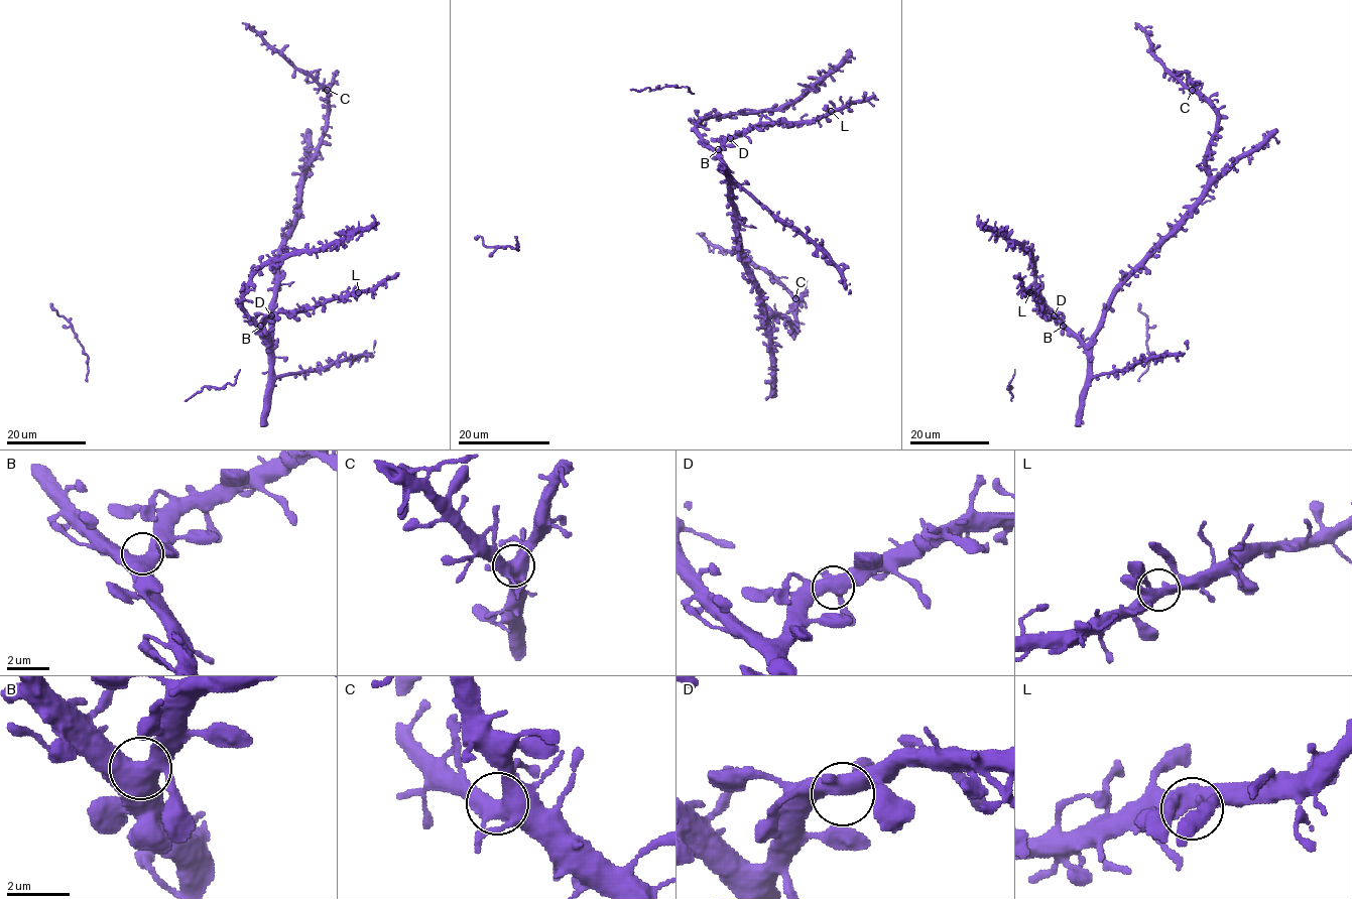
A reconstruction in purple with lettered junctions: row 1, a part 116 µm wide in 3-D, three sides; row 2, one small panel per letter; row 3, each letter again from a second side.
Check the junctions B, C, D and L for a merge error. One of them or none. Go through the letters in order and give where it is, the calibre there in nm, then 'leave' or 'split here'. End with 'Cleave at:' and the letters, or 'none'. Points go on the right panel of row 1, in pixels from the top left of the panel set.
B: (1063, 326) | 500 nm | leave
C: (1192, 90) | 480 nm | leave
D: (1054, 315) | 460 nm | leave
L: (1029, 292) | 420 nm | leave
Cleave at: none

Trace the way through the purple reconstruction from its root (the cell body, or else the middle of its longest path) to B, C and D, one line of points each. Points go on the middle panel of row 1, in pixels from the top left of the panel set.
B: (726, 175), (721, 170), (724, 161), (718, 149)
C: (726, 175), (737, 254), (758, 290), (761, 312), (766, 317), (780, 314), (792, 328), (795, 298)
D: (726, 175), (721, 170), (724, 160), (720, 148), (731, 138)

